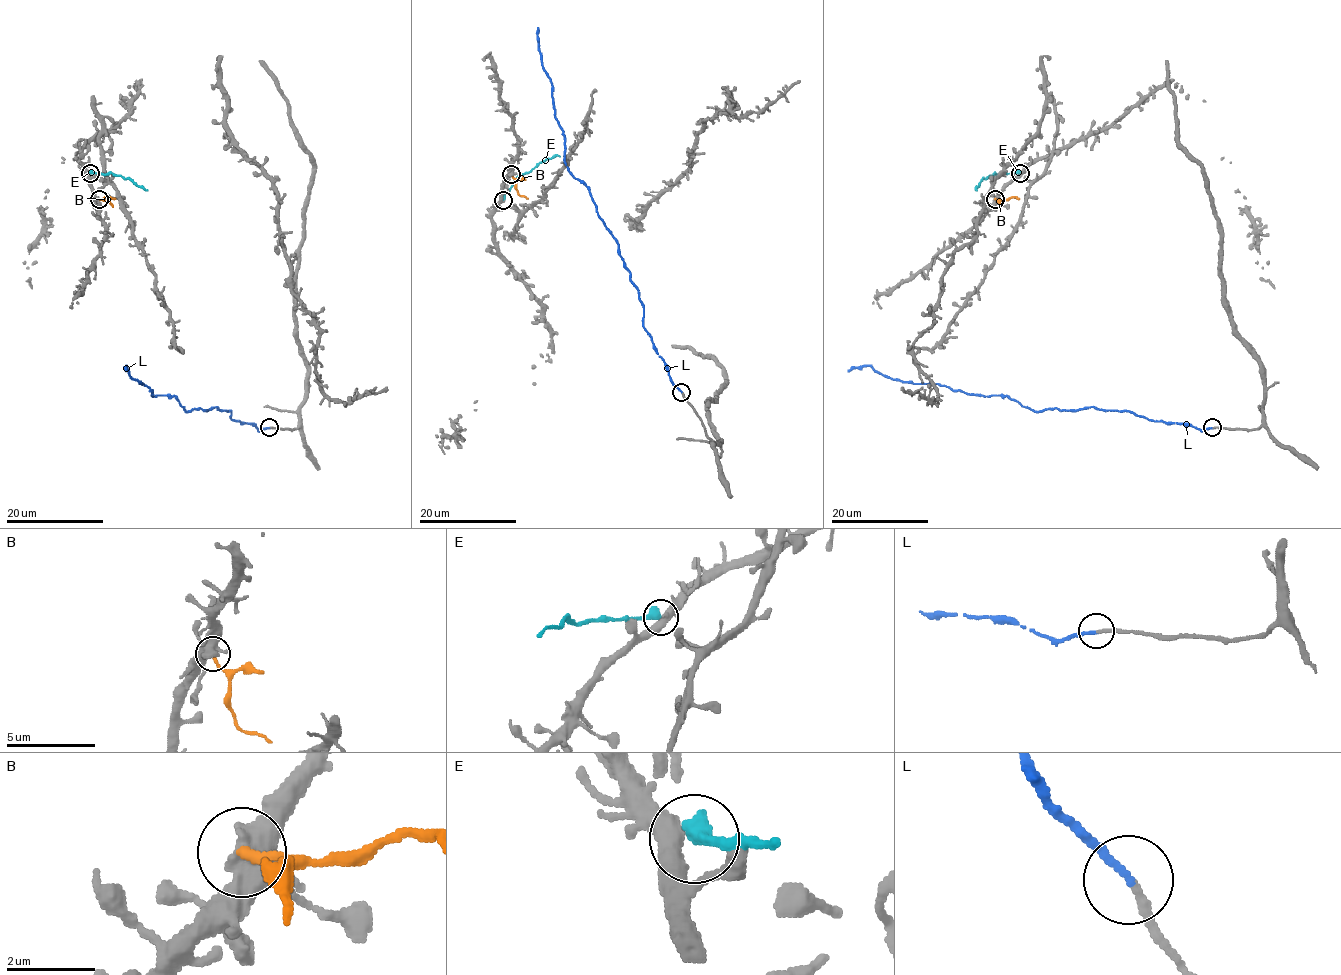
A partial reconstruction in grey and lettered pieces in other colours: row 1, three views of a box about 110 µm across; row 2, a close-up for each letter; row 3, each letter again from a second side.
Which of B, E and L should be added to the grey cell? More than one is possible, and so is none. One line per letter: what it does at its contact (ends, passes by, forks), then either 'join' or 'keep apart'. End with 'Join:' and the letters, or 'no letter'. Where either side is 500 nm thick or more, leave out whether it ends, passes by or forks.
B: it ends there; keep apart
E: it ends there; keep apart
L: it ends there; join
Join: L

